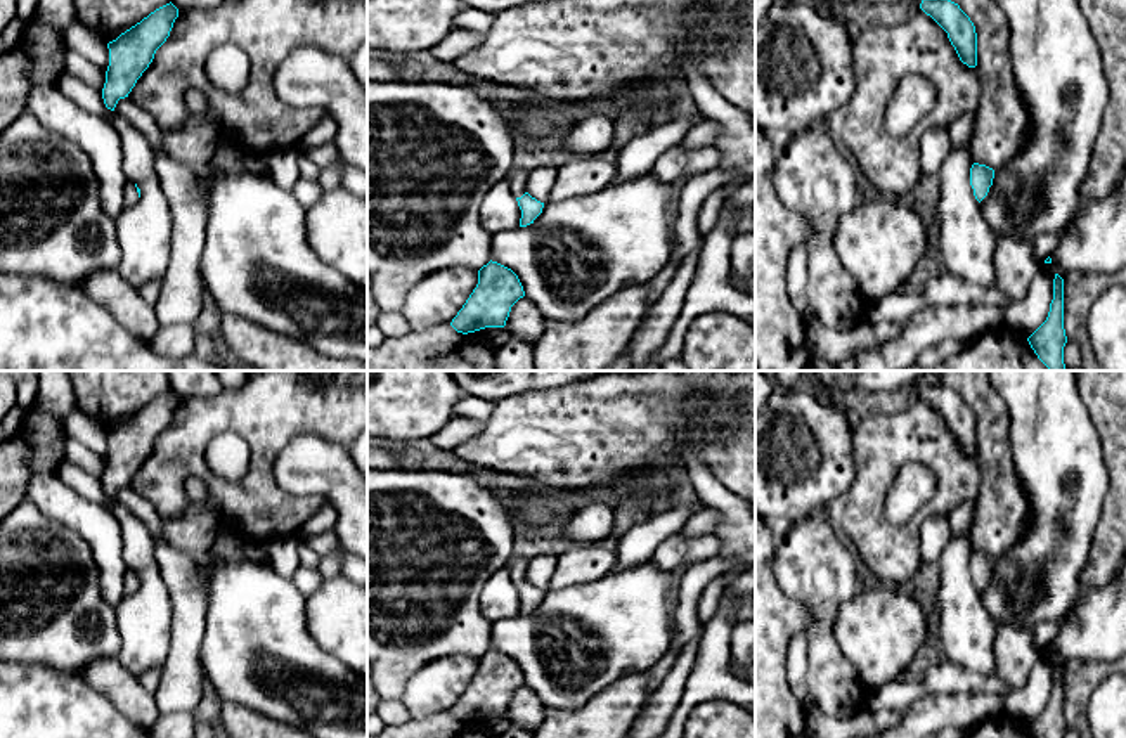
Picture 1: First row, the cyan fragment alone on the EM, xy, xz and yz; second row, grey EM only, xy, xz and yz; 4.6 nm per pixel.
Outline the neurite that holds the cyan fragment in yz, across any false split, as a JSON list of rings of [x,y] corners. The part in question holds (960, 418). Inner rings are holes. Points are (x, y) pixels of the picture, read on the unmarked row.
[[[923,386],[920,397],[946,421],[960,449],[968,456],[977,454],[977,421],[970,405],[958,392],[948,386]]]

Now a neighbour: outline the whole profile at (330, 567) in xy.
[[[340,554],[322,558],[315,570],[322,575],[324,582],[336,577],[340,573]]]

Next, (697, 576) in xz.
[[[714,556],[688,566],[679,586],[679,605],[676,610],[677,632],[672,636],[679,650],[702,632],[703,624],[696,617],[702,591],[729,565],[729,558]]]

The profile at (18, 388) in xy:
[[[0,371],[0,442],[14,438],[38,395],[38,371]]]

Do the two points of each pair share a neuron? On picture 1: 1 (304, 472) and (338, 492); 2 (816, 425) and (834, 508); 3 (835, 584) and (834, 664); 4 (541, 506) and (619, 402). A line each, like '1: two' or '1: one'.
1: one
2: two
3: one
4: two

